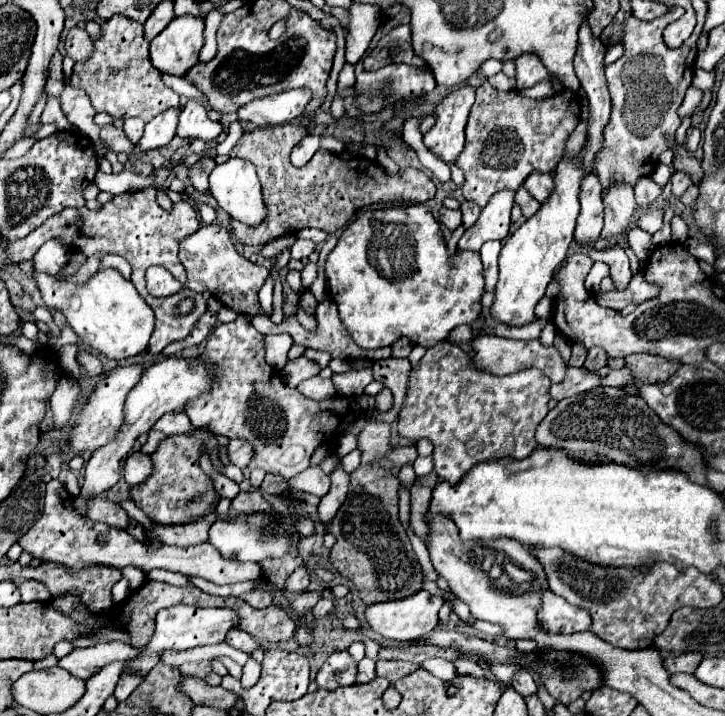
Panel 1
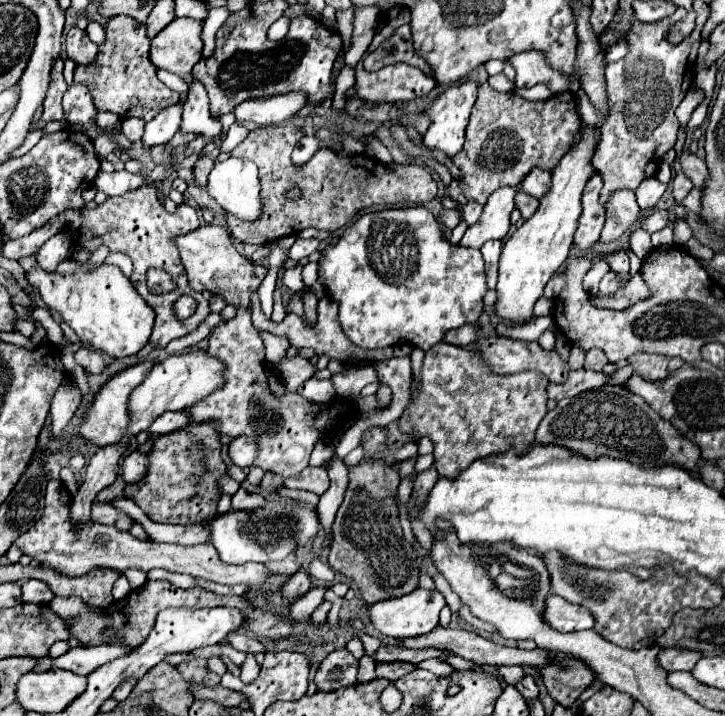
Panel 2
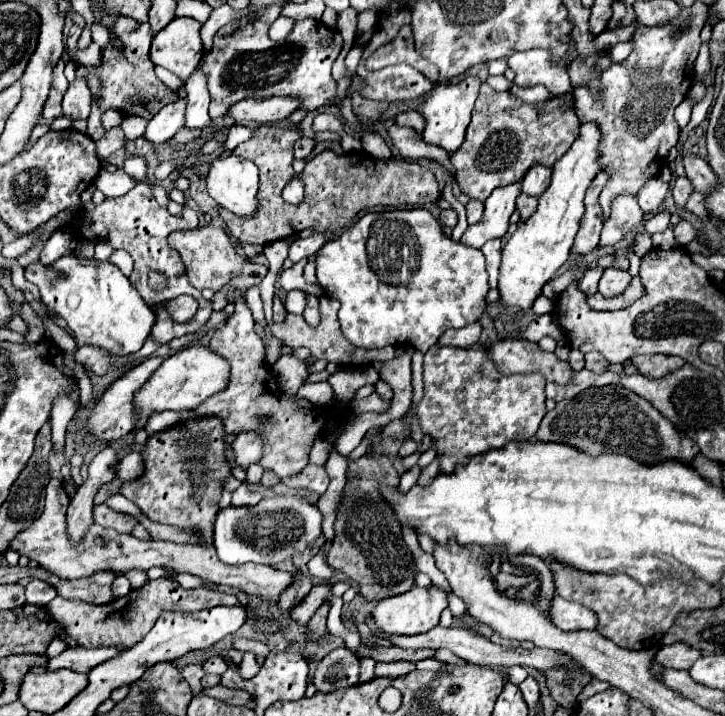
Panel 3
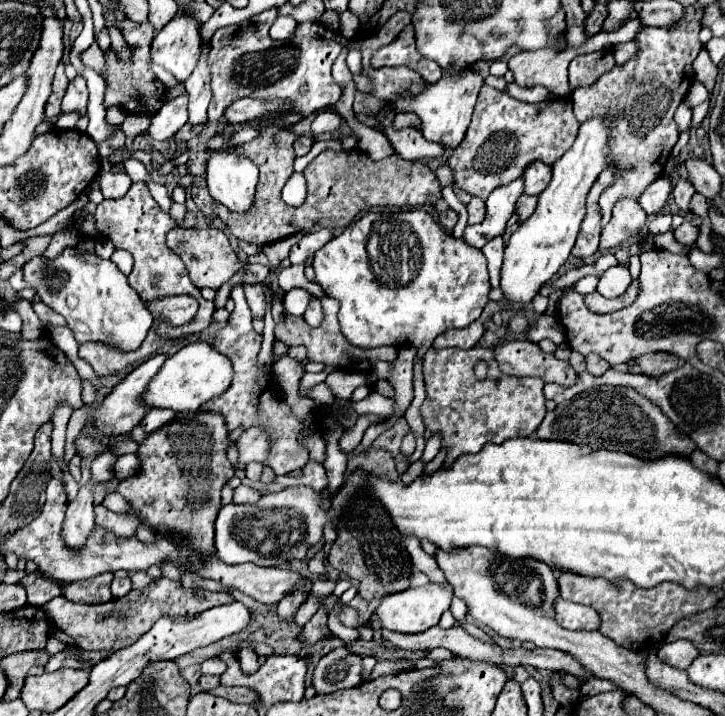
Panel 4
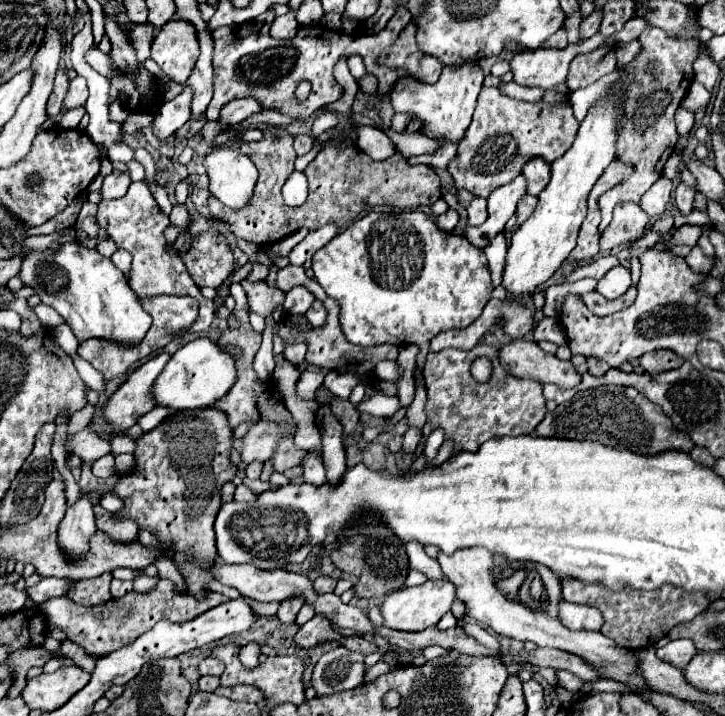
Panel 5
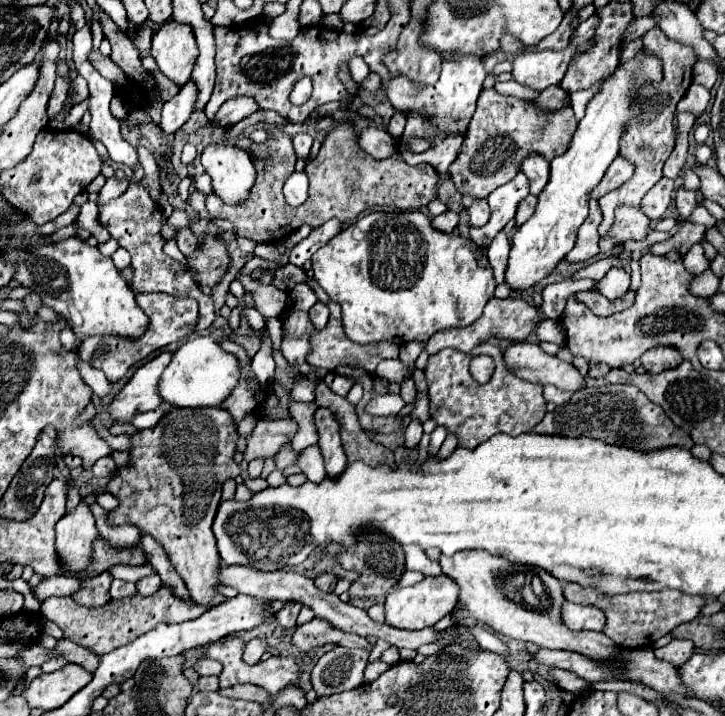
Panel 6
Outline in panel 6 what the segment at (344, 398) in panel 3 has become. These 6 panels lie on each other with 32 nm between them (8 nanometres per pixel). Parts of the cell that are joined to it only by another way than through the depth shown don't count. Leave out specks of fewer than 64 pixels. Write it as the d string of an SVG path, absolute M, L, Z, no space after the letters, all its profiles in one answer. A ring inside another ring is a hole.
M328 372L328 374L324 376L324 382L330 386L332 392L336 392L336 394L340 394L340 396L346 396L346 392L350 390L350 386L354 384L350 378L338 376L338 374L334 374L334 372Z

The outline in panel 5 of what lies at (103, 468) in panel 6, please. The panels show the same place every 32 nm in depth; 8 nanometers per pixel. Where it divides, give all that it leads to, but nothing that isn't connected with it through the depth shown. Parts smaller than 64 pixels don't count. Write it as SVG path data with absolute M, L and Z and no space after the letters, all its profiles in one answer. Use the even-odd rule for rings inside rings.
M106 454L106 456L98 458L98 460L92 464L92 474L94 474L96 478L108 478L108 476L116 474L114 456L112 456L112 454Z

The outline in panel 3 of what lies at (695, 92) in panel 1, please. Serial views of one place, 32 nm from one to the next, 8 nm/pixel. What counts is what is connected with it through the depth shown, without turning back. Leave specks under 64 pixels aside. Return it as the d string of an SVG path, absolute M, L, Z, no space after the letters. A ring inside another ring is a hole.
M686 96L674 112L674 117L680 129L683 129L690 121L694 102Z

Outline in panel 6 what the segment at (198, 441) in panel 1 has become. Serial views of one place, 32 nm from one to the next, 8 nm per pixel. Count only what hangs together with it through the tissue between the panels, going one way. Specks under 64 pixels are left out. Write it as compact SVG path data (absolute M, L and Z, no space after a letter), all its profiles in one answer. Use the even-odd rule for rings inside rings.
M172 408L160 418L156 428L138 430L130 436L130 462L118 468L118 472L106 484L106 490L118 500L118 508L108 512L108 522L112 526L132 524L138 526L144 534L150 534L166 550L174 570L184 580L196 604L210 604L212 598L220 594L218 586L222 586L222 562L212 534L212 520L220 504L222 484L228 478L236 478L240 474L240 464L234 460L234 454L238 452L238 440L240 436L236 422L224 408Z

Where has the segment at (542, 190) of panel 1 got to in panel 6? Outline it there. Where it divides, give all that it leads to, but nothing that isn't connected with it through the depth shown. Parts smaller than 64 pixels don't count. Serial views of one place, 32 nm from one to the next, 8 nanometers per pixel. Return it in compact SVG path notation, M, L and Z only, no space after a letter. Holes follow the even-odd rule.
M530 152L522 162L522 172L530 180L530 194L538 196L542 192L542 188L546 186L546 182L548 182L550 162L544 160L544 156L540 156L538 152Z

